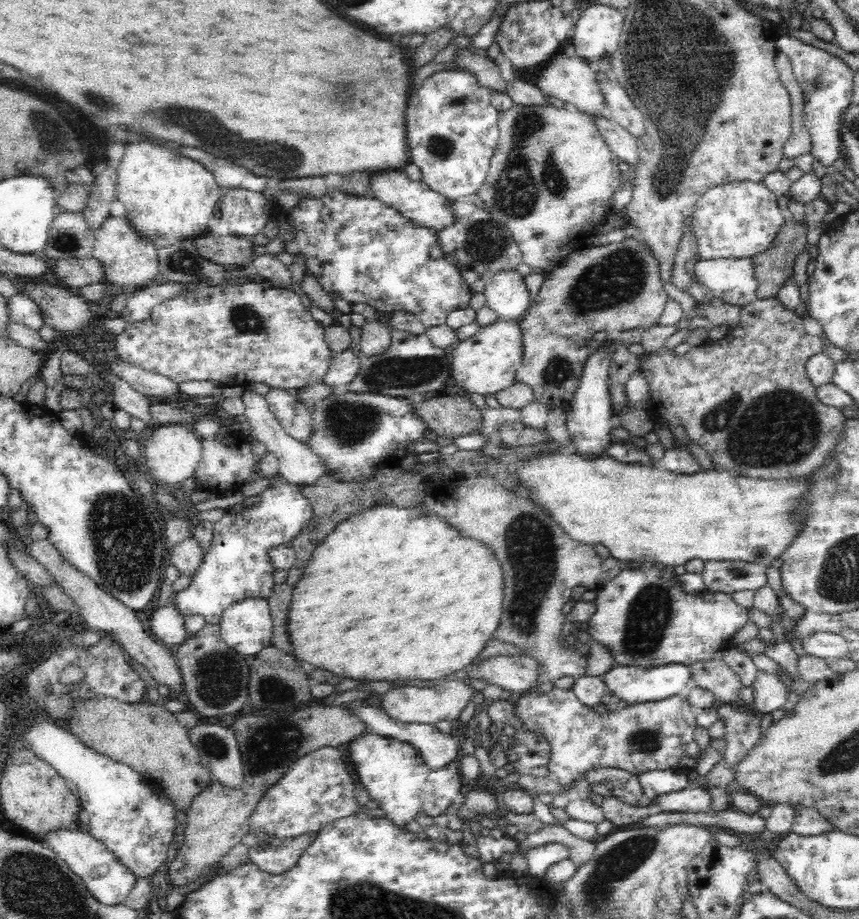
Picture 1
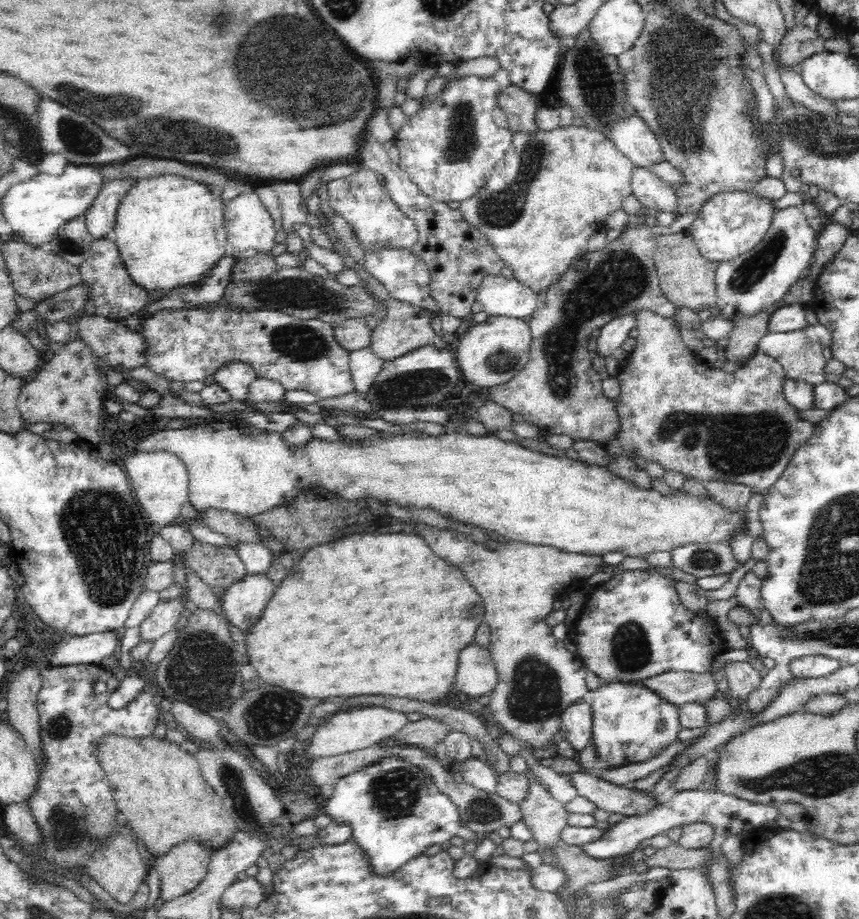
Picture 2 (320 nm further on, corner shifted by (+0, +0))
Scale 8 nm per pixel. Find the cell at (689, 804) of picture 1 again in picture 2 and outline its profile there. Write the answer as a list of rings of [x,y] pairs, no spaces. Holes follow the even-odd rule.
[[[566,772],[562,776],[569,776],[578,791],[577,796],[587,798],[597,808],[618,812],[624,817],[642,816],[658,804],[651,791],[616,786],[590,773]]]

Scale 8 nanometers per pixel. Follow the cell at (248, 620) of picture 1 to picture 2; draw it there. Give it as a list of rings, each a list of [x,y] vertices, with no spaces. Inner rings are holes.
[[[266,573],[244,575],[223,594],[221,602],[225,616],[236,628],[248,633],[259,621],[276,587]]]

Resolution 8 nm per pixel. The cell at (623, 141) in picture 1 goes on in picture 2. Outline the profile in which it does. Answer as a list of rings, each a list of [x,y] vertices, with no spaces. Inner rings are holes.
[[[640,166],[632,168],[632,194],[640,200],[644,210],[654,210],[654,212],[669,212],[676,214],[676,217],[683,216],[675,212],[675,203],[678,202],[678,195],[674,193],[674,188],[667,185],[660,177],[650,170]]]

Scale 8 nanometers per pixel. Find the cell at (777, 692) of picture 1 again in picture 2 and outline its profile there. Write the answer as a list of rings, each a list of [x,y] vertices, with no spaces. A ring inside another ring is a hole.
[[[732,662],[725,666],[729,686],[729,699],[744,701],[754,693],[761,683],[762,676],[749,662]]]

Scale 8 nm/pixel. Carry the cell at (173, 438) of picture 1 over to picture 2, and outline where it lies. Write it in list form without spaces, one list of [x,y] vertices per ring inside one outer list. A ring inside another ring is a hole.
[[[140,451],[133,456],[126,456],[123,468],[128,476],[131,492],[144,511],[149,524],[168,526],[180,514],[182,504],[189,498],[189,471],[186,463],[169,451]]]

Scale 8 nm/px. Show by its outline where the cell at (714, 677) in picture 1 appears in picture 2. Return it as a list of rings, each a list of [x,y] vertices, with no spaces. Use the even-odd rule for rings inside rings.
[[[666,672],[658,676],[640,681],[644,686],[648,686],[666,702],[678,707],[681,705],[700,702],[706,703],[714,699],[717,692],[714,683],[714,673],[702,672]]]

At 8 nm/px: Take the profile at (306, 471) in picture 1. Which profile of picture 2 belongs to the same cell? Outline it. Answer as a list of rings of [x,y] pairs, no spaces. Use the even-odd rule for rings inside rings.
[[[234,361],[221,366],[215,376],[215,382],[230,393],[234,400],[246,400],[250,383],[257,377],[252,366],[246,362]]]

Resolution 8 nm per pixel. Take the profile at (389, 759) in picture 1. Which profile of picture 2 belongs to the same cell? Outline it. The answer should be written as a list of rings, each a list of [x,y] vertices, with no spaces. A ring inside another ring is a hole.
[[[387,755],[386,758],[380,758],[352,774],[340,778],[333,790],[332,797],[327,800],[323,812],[332,821],[348,824],[352,828],[351,838],[365,851],[374,874],[394,874],[410,858],[424,854],[426,849],[433,844],[449,841],[452,836],[460,836],[470,842],[477,842],[481,838],[462,823],[457,806],[449,796],[442,794],[437,785],[430,770],[416,766],[397,755]]]

